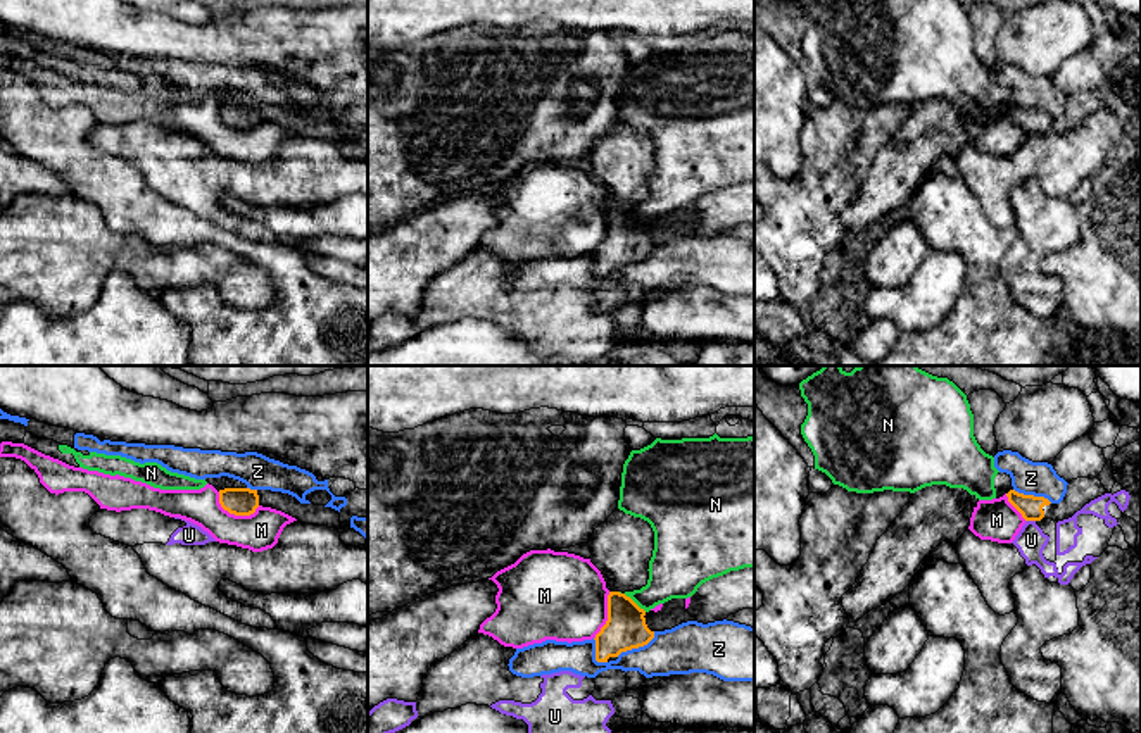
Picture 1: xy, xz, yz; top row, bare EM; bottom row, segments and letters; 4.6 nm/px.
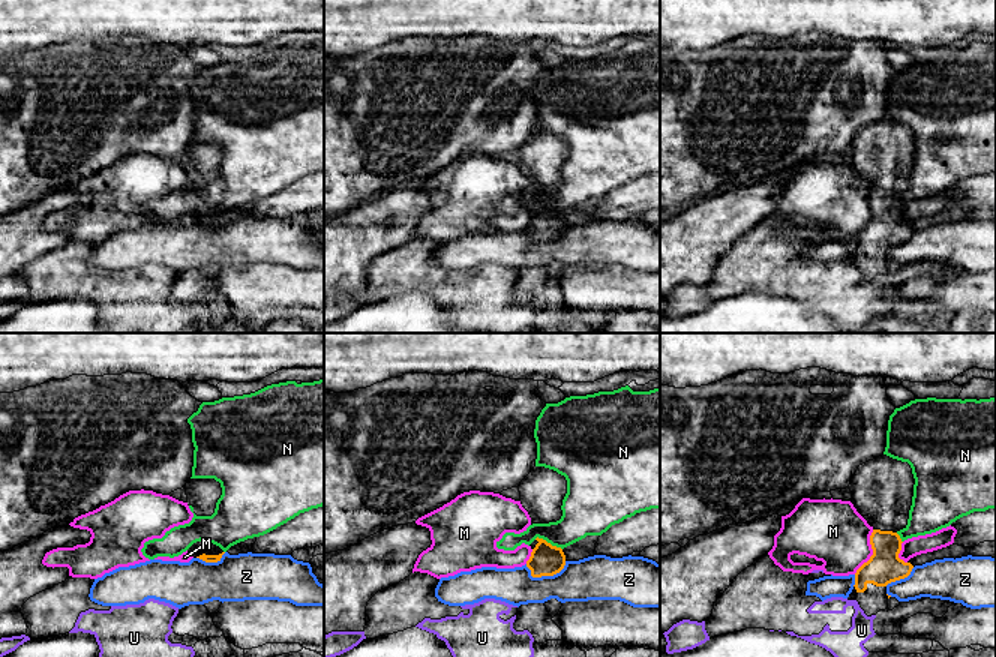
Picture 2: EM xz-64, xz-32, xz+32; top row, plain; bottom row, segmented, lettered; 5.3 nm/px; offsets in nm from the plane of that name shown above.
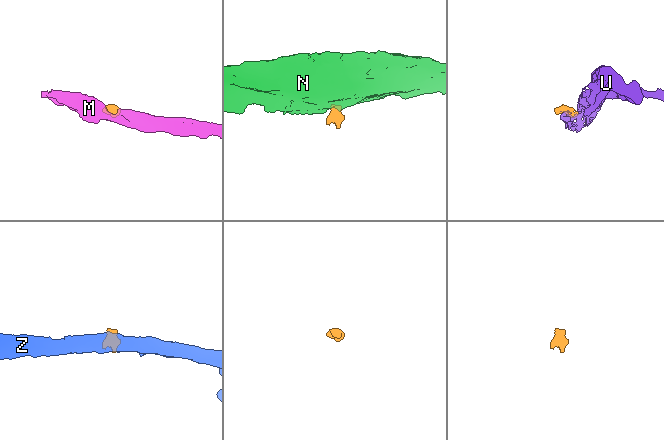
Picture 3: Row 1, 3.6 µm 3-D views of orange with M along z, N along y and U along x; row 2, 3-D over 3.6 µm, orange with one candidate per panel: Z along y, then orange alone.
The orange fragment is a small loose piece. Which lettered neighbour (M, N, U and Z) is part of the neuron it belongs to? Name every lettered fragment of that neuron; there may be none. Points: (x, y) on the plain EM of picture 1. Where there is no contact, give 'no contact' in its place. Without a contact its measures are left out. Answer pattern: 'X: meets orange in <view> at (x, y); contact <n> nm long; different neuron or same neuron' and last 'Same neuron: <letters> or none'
M: meets orange in xy at (233, 126); contact 220 nm long; different neuron
N: meets orange in xz at (634, 216); contact 140 nm long; different neuron
U: meets orange in yz at (1031, 133); contact 50 nm long; different neuron
Z: meets orange in xz at (637, 261); contact 220 nm long; different neuron
Same neuron: none

